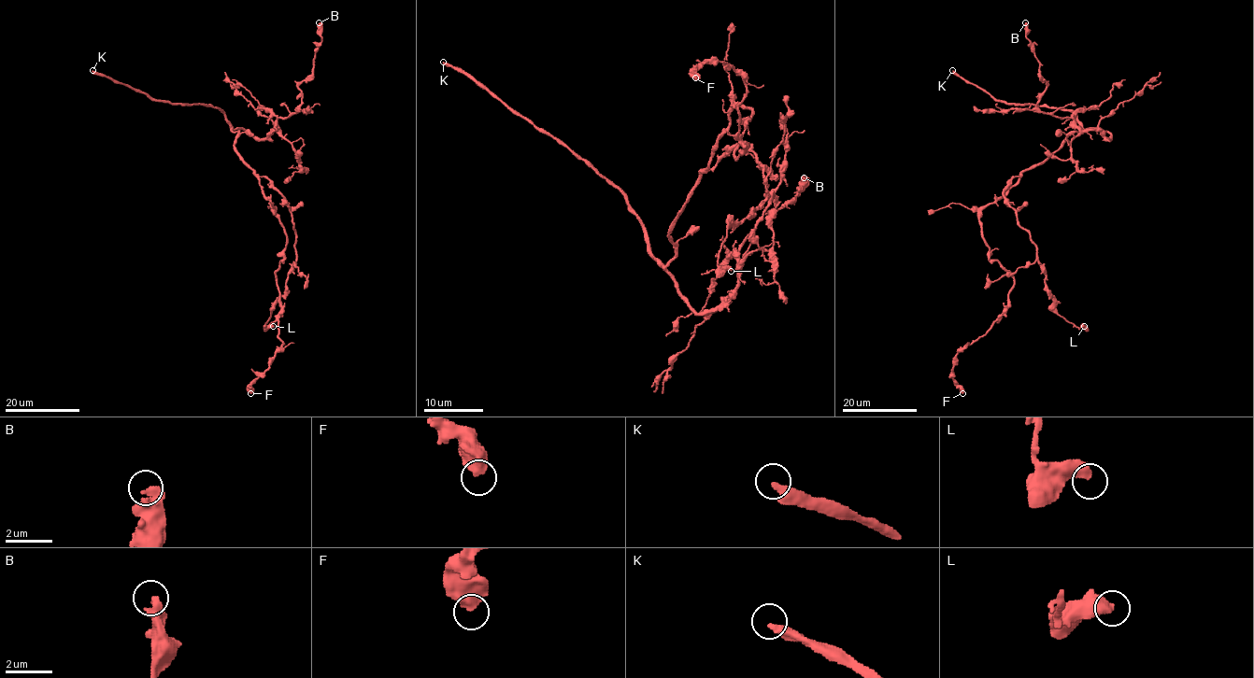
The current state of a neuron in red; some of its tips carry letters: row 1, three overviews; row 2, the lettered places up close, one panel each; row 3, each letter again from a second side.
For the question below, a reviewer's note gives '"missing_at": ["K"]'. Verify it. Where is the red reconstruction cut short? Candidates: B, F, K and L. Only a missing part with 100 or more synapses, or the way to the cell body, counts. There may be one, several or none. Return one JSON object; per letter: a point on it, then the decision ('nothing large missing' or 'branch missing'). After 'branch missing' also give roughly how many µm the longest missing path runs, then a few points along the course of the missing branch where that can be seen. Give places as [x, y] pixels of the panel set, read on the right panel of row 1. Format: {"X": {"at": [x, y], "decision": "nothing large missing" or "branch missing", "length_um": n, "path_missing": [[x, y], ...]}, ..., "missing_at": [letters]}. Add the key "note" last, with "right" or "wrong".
{"B": {"at": [1025, 22], "decision": "nothing large missing"}, "F": {"at": [962, 393], "decision": "nothing large missing"}, "K": {"at": [952, 70], "decision": "branch missing", "length_um": 160}, "L": {"at": [1084, 326], "decision": "nothing large missing"}, "missing_at": ["K"], "note": "right"}

